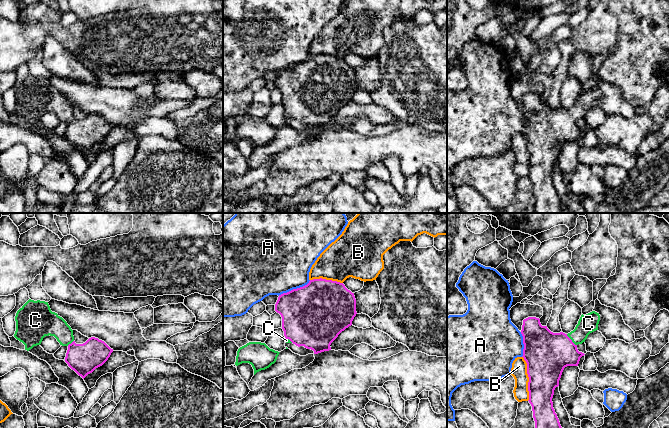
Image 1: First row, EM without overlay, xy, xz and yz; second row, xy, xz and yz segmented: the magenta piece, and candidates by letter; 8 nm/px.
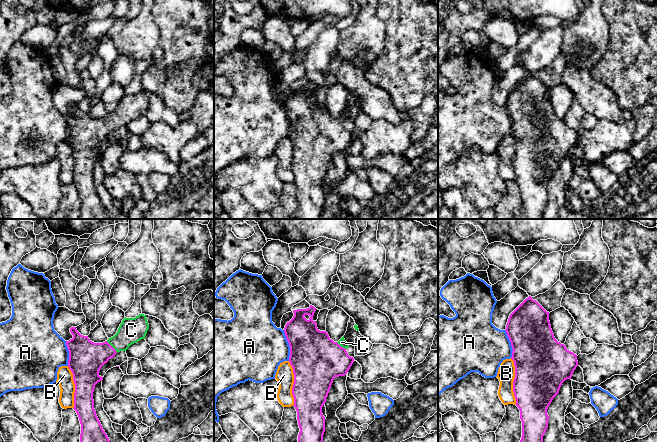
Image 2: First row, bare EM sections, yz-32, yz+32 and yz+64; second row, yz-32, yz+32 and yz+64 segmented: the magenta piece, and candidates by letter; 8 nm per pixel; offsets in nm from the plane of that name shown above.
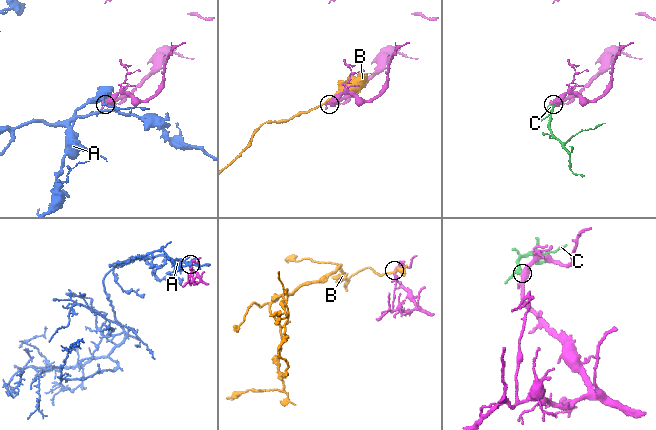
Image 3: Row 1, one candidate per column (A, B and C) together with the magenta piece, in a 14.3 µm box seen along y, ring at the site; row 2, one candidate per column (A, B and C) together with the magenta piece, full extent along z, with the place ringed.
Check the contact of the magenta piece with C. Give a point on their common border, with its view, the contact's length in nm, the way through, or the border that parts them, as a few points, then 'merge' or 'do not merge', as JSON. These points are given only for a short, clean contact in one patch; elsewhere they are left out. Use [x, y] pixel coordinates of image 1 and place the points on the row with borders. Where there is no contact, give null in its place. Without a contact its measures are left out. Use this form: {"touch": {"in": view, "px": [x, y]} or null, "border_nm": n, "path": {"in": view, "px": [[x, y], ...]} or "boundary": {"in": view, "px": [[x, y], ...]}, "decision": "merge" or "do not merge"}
{"touch": {"in": "yz", "px": [571, 340]}, "border_nm": 130, "path": {"in": "yz", "px": [[546, 353], [560, 350], [571, 340], [588, 323]]}, "decision": "merge"}

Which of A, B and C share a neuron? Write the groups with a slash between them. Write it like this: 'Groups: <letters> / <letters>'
Groups: A / B / C

